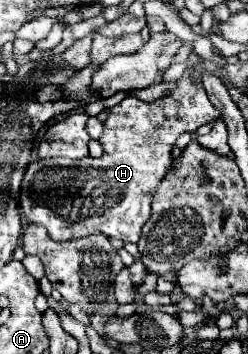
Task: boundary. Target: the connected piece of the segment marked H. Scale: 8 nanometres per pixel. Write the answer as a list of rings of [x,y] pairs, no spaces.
[[[195,51],[189,53],[187,57],[187,69],[185,73],[177,79],[177,85],[169,91],[169,95],[145,103],[135,97],[125,97],[117,107],[107,109],[107,121],[103,123],[103,135],[99,139],[103,147],[103,155],[99,159],[85,157],[79,161],[73,159],[39,159],[31,161],[23,185],[21,185],[21,211],[27,217],[29,223],[43,225],[53,241],[69,241],[69,239],[79,239],[91,233],[105,233],[113,239],[121,239],[125,243],[137,243],[141,235],[143,223],[151,217],[151,199],[167,171],[171,169],[173,157],[171,149],[177,141],[177,137],[185,131],[195,131],[201,125],[219,119],[219,109],[211,105],[207,93],[203,91],[201,81],[195,77],[195,67],[199,63],[199,57]]]

